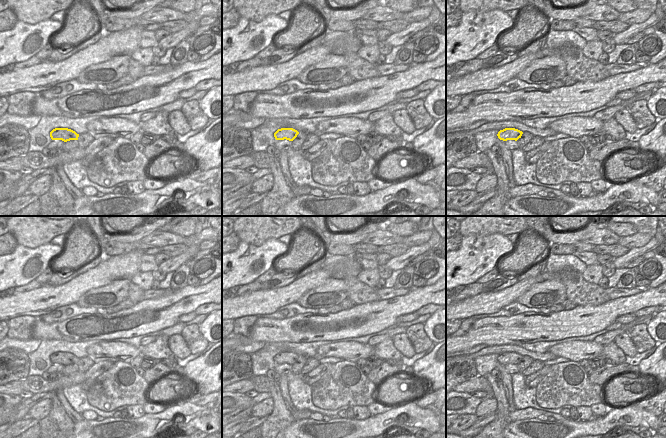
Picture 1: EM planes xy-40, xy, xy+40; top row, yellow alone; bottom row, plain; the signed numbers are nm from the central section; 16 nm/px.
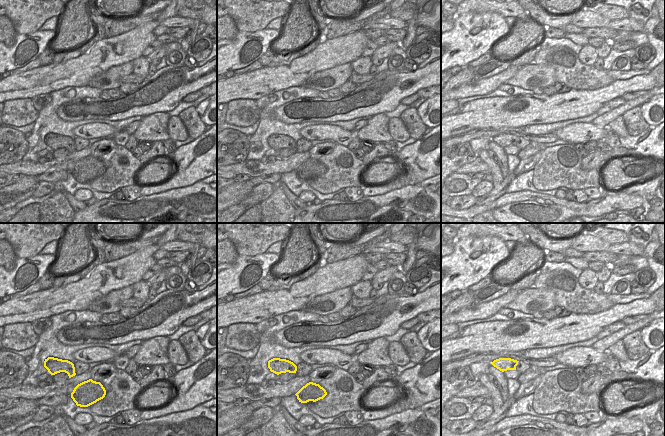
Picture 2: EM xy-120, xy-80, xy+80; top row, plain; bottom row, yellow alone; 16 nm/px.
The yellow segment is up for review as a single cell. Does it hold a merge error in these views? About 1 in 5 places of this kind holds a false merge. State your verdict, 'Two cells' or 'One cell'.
One cell

